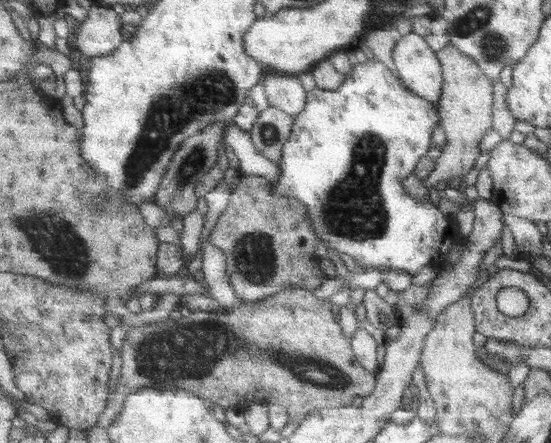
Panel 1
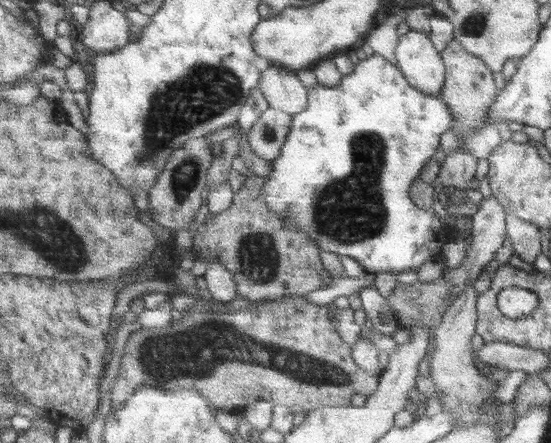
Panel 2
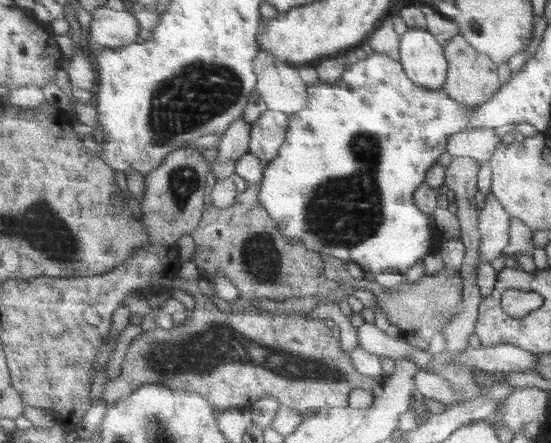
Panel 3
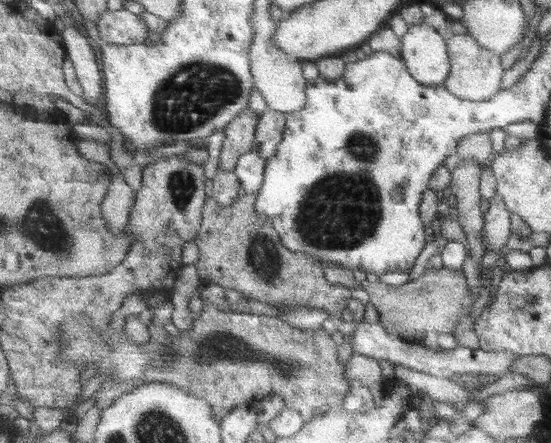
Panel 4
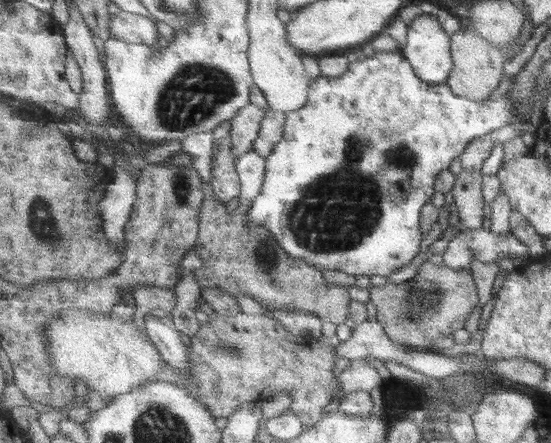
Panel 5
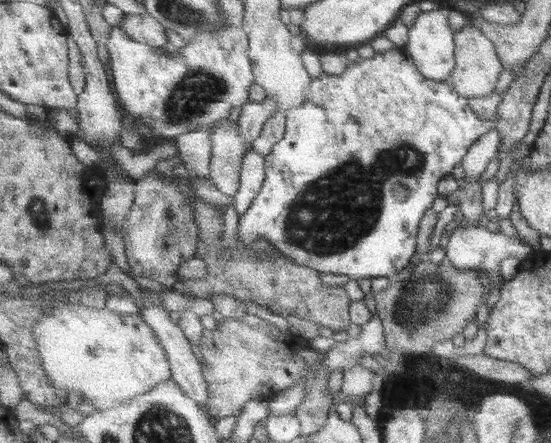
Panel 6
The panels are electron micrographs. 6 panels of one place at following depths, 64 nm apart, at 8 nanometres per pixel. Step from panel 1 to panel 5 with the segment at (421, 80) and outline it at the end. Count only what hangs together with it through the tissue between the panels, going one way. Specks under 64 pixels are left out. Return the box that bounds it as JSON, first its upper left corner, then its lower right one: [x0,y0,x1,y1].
[402,15,455,83]

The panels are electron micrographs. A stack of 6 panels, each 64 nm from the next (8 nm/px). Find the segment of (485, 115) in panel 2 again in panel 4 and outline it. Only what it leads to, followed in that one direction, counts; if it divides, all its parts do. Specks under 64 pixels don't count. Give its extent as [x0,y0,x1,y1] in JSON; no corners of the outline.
[445,34,505,102]

